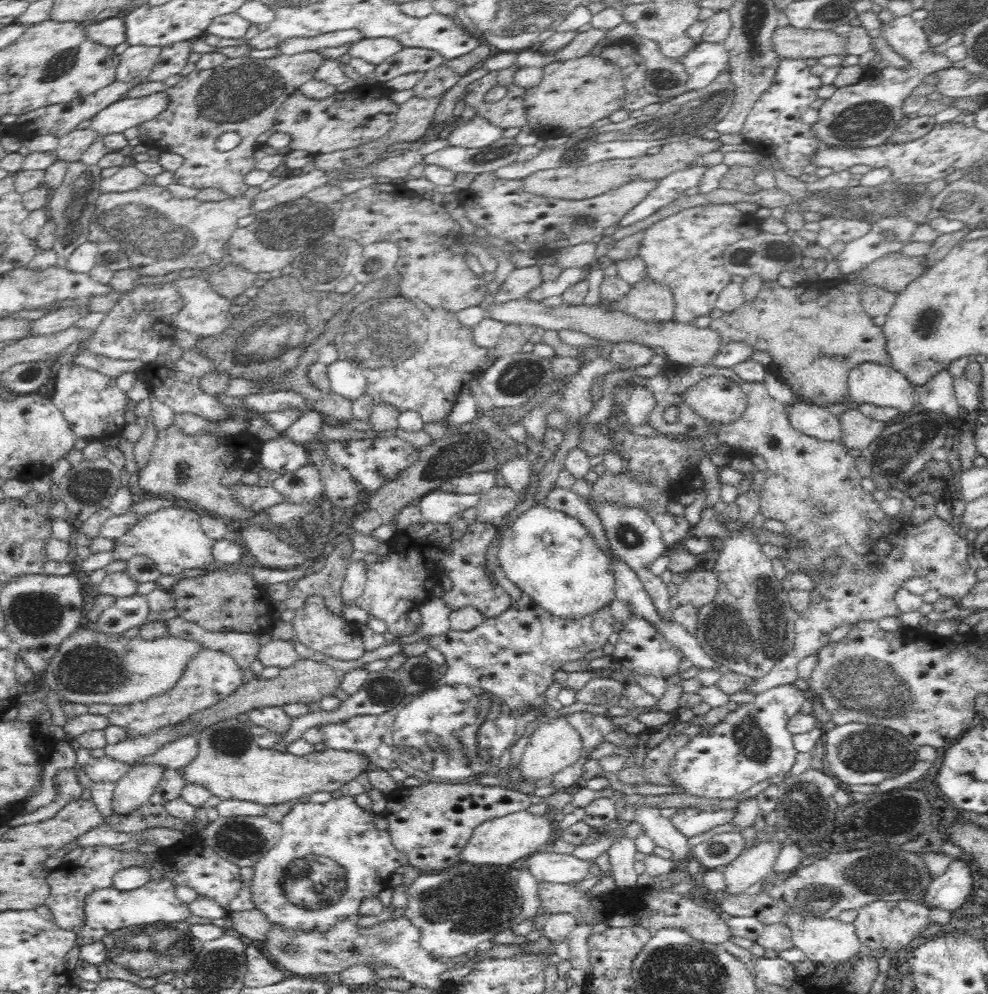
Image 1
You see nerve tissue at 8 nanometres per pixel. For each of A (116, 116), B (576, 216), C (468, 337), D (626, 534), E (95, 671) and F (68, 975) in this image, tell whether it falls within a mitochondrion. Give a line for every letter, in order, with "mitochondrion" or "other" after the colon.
A: other
B: mitochondrion
C: other
D: mitochondrion
E: mitochondrion
F: other

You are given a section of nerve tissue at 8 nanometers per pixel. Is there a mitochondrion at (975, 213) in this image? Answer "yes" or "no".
yes

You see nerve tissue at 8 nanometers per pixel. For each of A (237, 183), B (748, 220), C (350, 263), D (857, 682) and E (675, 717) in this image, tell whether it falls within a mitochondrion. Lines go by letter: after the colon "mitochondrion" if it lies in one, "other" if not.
A: other
B: other
C: mitochondrion
D: mitochondrion
E: other

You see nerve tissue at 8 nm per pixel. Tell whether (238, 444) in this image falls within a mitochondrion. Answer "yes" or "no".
no

